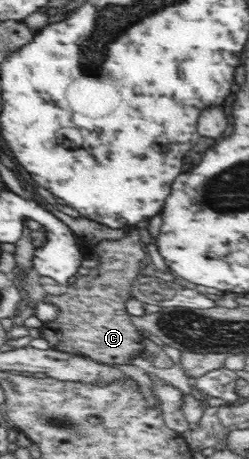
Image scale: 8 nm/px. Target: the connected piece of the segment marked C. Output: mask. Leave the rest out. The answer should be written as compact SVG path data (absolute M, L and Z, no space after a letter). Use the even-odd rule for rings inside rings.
M127 235L120 240L102 240L96 245L99 275L94 278L81 275L74 283L67 284L63 296L55 295L55 300L59 300L59 316L40 328L41 337L47 340L50 348L106 364L129 364L129 359L133 360L145 350L143 337L137 333L125 310L125 298L131 296L129 289L139 279L140 263L146 257L137 244Z

